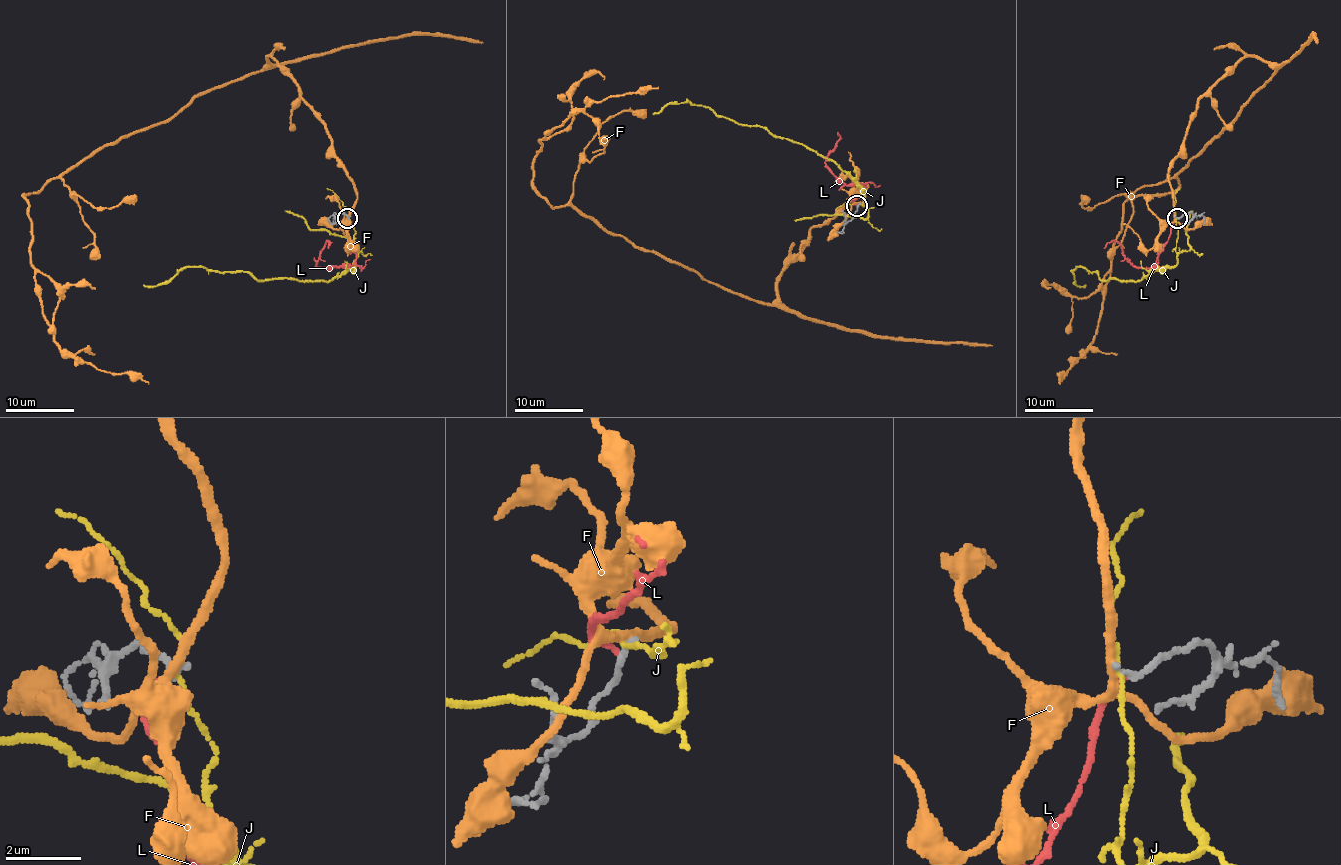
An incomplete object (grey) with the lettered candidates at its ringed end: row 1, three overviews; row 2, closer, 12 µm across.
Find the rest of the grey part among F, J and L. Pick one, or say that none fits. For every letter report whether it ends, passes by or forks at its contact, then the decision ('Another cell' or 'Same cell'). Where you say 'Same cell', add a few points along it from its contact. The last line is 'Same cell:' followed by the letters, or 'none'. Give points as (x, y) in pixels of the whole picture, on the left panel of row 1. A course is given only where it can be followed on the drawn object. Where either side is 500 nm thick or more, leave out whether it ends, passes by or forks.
F: It forks there. Another cell
J: It passes by. Another cell
L: It ends there. Same cell. Its course: (347, 219), (343, 222), (347, 237), (355, 251), (352, 265), (316, 266), (316, 260), (328, 241), (328, 248)
Same cell: L

